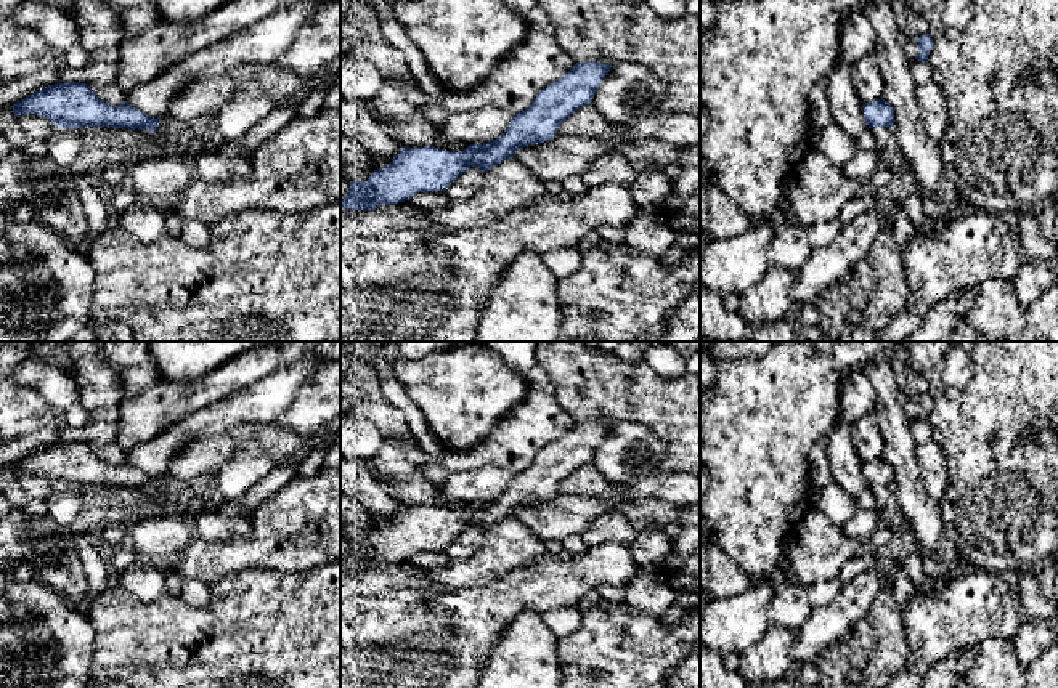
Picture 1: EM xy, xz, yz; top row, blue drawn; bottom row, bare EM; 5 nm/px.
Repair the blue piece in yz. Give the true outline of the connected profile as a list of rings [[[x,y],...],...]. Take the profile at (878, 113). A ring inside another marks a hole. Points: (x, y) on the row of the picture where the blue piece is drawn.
[[[883,98],[862,104],[862,109],[864,109],[864,119],[869,128],[877,128],[877,127],[893,128],[894,109]]]

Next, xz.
[[[596,61],[576,63],[564,77],[541,90],[528,109],[515,114],[499,138],[488,143],[470,144],[462,152],[443,151],[433,146],[401,148],[389,165],[374,170],[368,180],[350,181],[350,191],[340,199],[340,207],[347,210],[376,210],[380,205],[409,200],[419,192],[445,191],[470,167],[486,173],[503,160],[514,157],[519,148],[551,141],[567,117],[592,103],[600,82],[610,69],[612,66]]]

